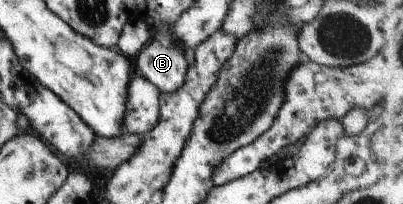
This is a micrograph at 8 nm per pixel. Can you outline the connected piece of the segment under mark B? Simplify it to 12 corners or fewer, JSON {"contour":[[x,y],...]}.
{"contour":[[156,27],[136,66],[161,94],[182,89],[189,68],[171,27]]}

